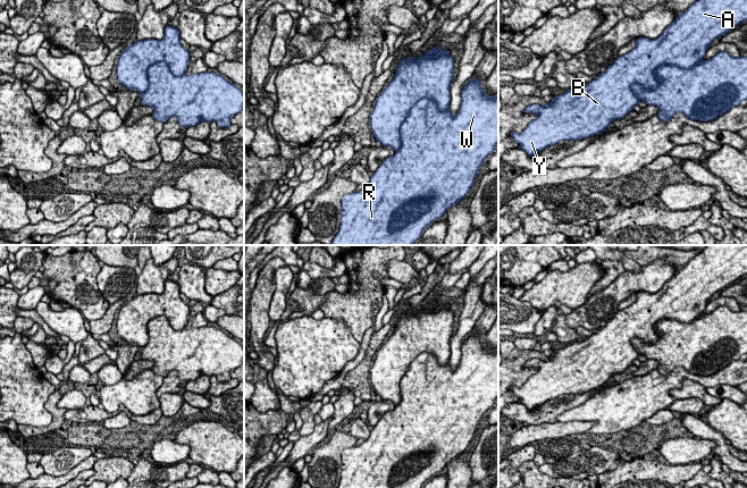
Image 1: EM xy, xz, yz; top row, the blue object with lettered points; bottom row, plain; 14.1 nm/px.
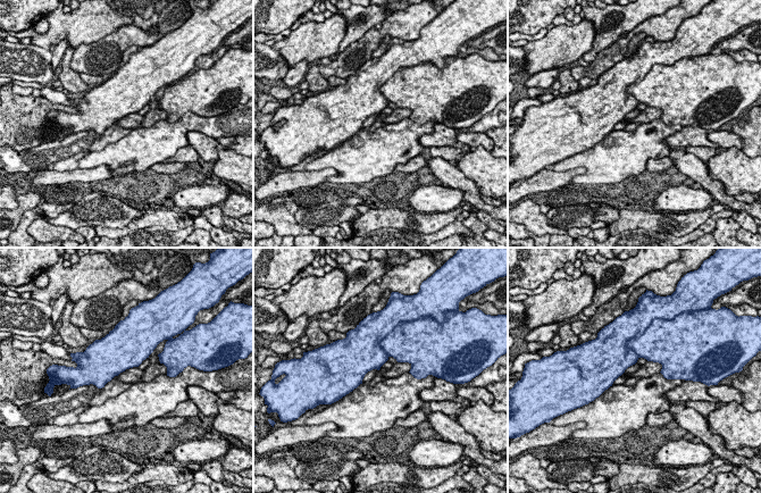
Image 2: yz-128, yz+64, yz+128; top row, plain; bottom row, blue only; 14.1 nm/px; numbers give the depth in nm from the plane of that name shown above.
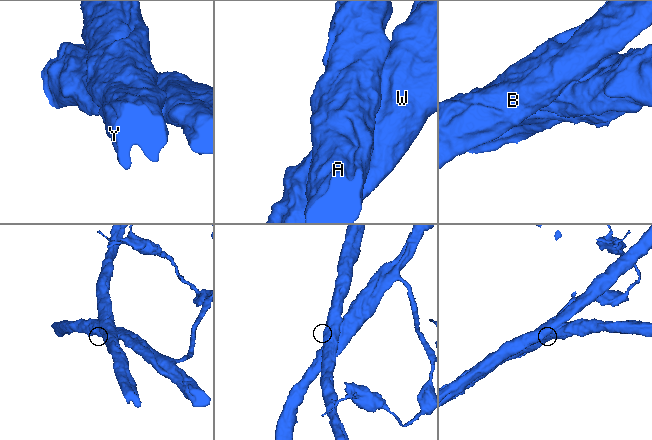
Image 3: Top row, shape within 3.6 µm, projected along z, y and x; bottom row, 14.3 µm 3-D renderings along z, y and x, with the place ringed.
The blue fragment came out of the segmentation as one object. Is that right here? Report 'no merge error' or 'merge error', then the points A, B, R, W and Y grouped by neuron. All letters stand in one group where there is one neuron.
merge error | A B Y / R W

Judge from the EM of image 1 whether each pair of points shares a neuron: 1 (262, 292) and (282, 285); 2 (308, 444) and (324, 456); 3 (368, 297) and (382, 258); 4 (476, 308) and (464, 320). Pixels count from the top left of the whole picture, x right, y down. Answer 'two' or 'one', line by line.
1: two
2: two
3: one
4: one

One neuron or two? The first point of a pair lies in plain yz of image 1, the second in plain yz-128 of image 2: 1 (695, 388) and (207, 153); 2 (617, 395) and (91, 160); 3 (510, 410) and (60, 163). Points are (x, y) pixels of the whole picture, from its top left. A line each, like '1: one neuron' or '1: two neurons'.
1: one neuron
2: one neuron
3: one neuron

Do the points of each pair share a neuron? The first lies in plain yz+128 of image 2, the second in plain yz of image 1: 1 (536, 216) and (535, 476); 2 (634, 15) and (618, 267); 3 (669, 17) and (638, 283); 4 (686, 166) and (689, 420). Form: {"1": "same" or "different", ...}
{"1": "same", "2": "same", "3": "same", "4": "same"}

